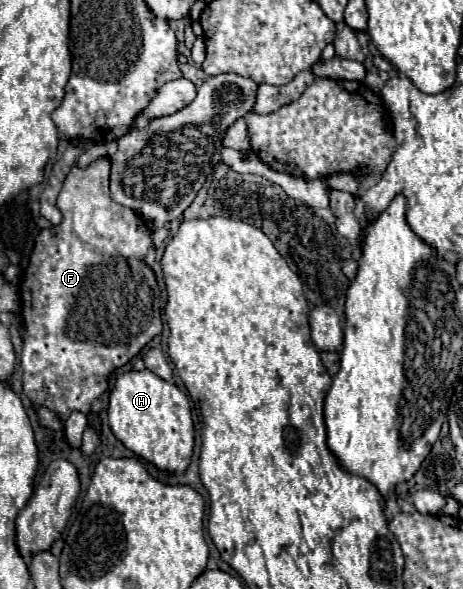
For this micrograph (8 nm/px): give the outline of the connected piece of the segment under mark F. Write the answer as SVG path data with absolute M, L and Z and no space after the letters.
M98 157L88 167L72 165L56 203L62 221L38 233L20 290L25 330L20 357L24 395L56 411L62 423L73 411L89 413L92 401L108 389L110 375L162 333L160 289L154 271L144 263L146 251L152 247L152 231L132 209L112 201L108 177L108 157Z

